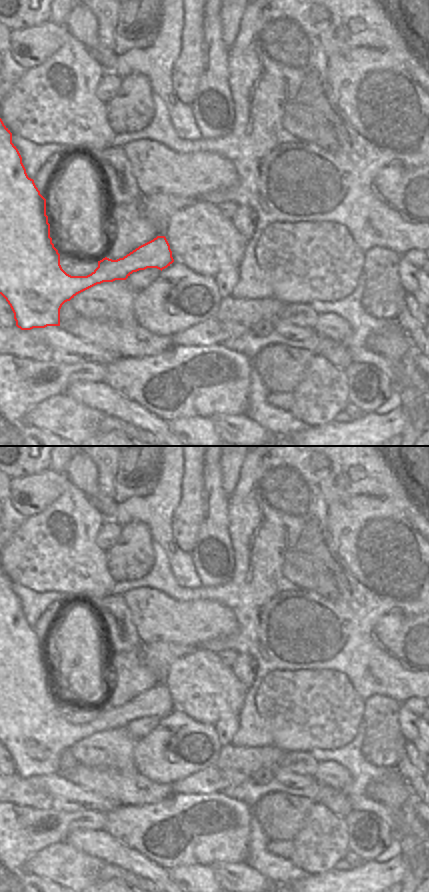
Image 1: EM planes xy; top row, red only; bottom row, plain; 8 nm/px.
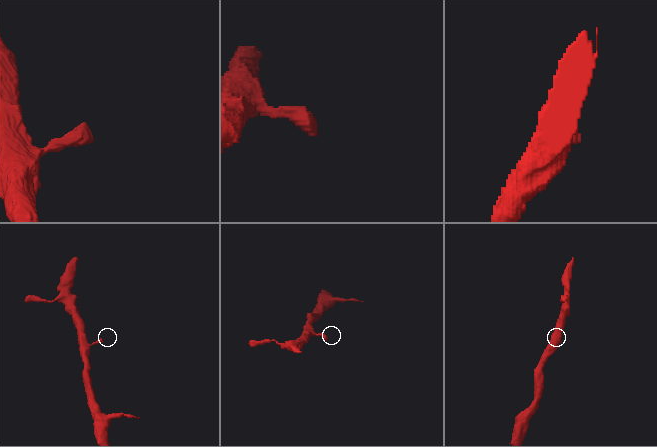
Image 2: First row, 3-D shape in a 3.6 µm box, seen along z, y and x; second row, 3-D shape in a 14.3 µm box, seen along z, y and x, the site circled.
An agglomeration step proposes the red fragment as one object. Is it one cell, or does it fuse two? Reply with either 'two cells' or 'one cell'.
one cell

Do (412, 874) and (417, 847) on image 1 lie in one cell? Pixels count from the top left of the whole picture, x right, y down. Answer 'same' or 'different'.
same

